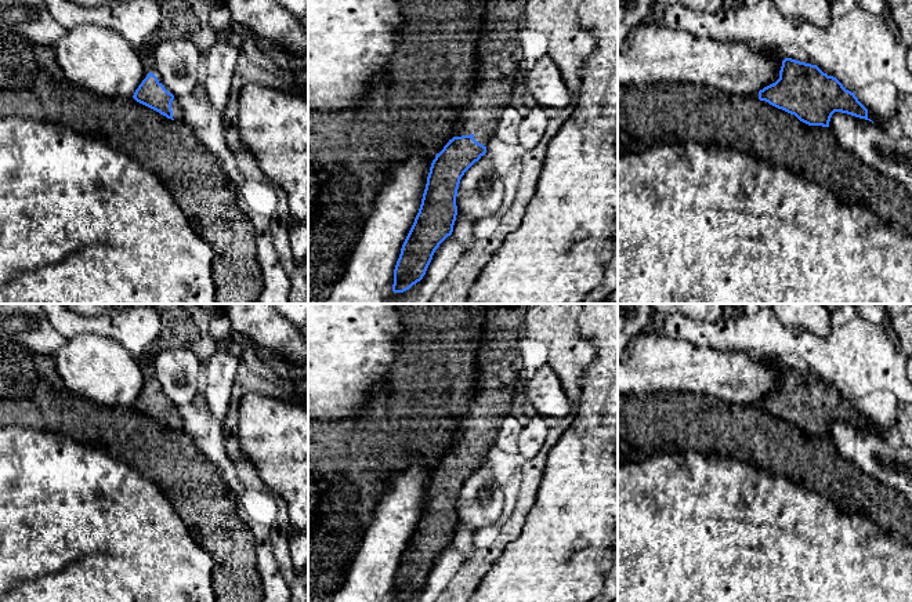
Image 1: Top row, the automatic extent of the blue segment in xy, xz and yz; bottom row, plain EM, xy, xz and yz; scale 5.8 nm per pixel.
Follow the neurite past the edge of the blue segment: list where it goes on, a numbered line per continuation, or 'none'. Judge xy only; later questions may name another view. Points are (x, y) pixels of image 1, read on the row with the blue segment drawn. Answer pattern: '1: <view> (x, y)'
1: xy (177, 112)

